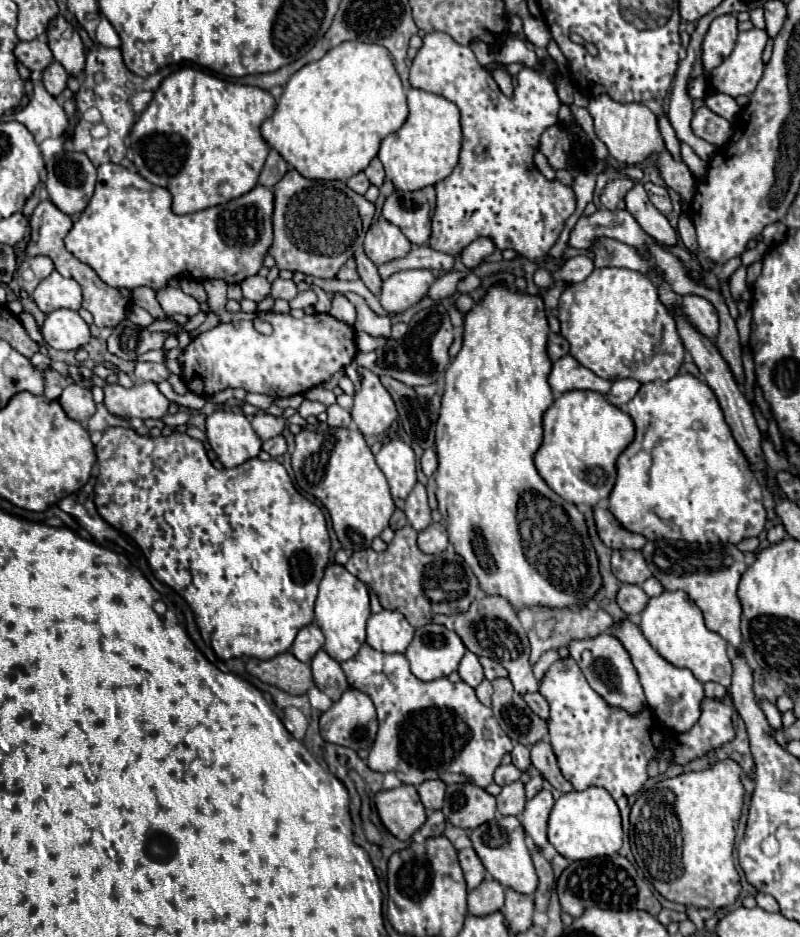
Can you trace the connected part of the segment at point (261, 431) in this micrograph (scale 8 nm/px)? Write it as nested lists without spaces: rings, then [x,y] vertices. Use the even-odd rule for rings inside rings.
[[[260,412],[252,418],[252,428],[260,436],[260,440],[274,438],[274,436],[282,434],[282,430],[284,430],[284,416],[272,416],[272,414]]]

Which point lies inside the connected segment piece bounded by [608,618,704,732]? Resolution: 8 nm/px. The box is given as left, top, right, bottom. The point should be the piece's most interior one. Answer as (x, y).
(673, 693)

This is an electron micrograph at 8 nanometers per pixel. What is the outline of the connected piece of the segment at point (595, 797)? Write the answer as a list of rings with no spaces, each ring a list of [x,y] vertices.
[[[598,786],[586,788],[582,792],[562,794],[550,812],[548,820],[548,840],[568,860],[590,860],[598,856],[612,856],[622,846],[622,824],[620,812],[614,798]]]

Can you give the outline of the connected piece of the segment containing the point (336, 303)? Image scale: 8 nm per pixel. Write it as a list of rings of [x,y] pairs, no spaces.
[[[336,292],[334,298],[332,298],[332,316],[338,318],[338,320],[342,320],[342,322],[346,322],[346,324],[354,324],[354,320],[356,320],[354,306],[340,292]]]

